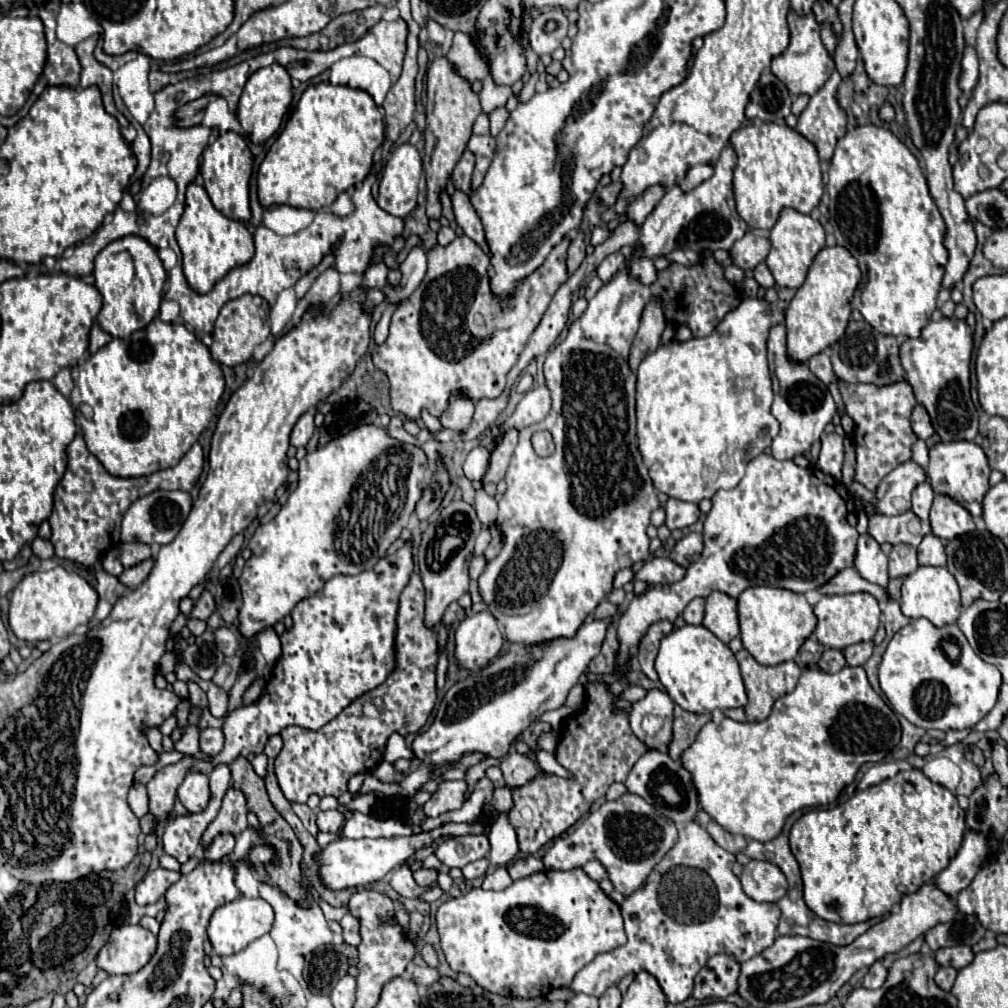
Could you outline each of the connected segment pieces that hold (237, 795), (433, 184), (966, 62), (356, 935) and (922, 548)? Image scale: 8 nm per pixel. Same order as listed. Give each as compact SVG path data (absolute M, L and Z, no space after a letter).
M230 787L222 801L218 817L206 827L200 845L210 845L210 841L218 837L218 833L234 833L234 837L240 837L244 829L246 829L246 797L234 787Z
M436 57L426 75L428 85L428 99L426 99L426 155L424 155L424 169L426 169L426 185L428 185L428 199L426 199L426 215L430 219L442 217L442 205L440 205L440 191L446 187L454 165L458 163L462 151L468 145L468 139L472 135L472 125L476 117L482 113L478 95L472 93L470 83L462 79L454 69L452 63L446 57Z
M966 43L964 59L962 59L962 73L960 73L960 89L962 89L962 105L966 105L966 99L970 99L974 85L978 83L978 57L974 45Z
M346 913L340 921L342 929L344 929L344 941L348 945L360 945L360 925L358 925L358 917L354 917L352 913Z
M928 533L918 545L918 563L920 565L946 565L946 551L942 541Z

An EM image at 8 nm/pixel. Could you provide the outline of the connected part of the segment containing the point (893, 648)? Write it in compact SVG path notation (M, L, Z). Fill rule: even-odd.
M924 617L912 619L890 639L880 665L880 687L892 709L922 729L948 731L976 725L996 705L1000 683L998 669L972 651L956 625L934 627ZM948 643L958 647L954 659L946 653Z

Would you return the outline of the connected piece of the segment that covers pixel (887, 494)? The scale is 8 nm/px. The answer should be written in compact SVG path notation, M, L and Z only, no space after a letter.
M906 461L902 465L898 465L894 471L890 471L878 485L878 489L874 491L874 515L900 515L904 511L910 509L910 493L914 491L914 487L918 483L926 481L926 473L920 465L916 465L914 461Z

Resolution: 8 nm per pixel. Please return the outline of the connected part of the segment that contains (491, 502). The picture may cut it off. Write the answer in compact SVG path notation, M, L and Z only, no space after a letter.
M476 491L476 513L480 523L484 525L492 525L496 521L496 513L498 513L498 503L494 497L486 495L484 491Z

